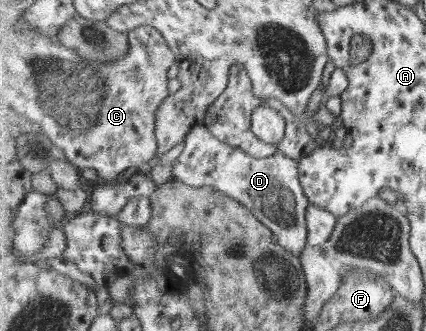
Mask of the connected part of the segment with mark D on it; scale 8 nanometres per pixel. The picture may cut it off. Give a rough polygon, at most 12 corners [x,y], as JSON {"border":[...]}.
{"border":[[206,125],[172,177],[239,200],[300,258],[311,203],[297,160],[258,159]]}

